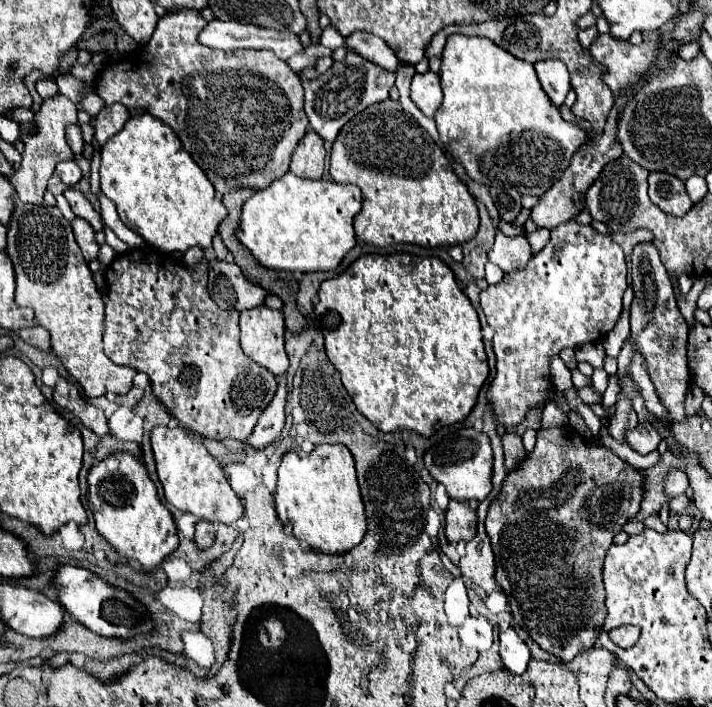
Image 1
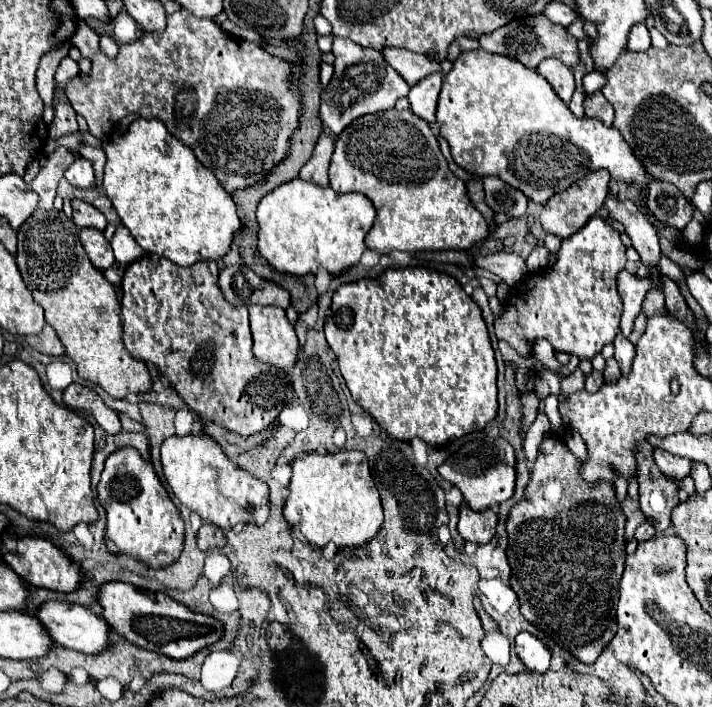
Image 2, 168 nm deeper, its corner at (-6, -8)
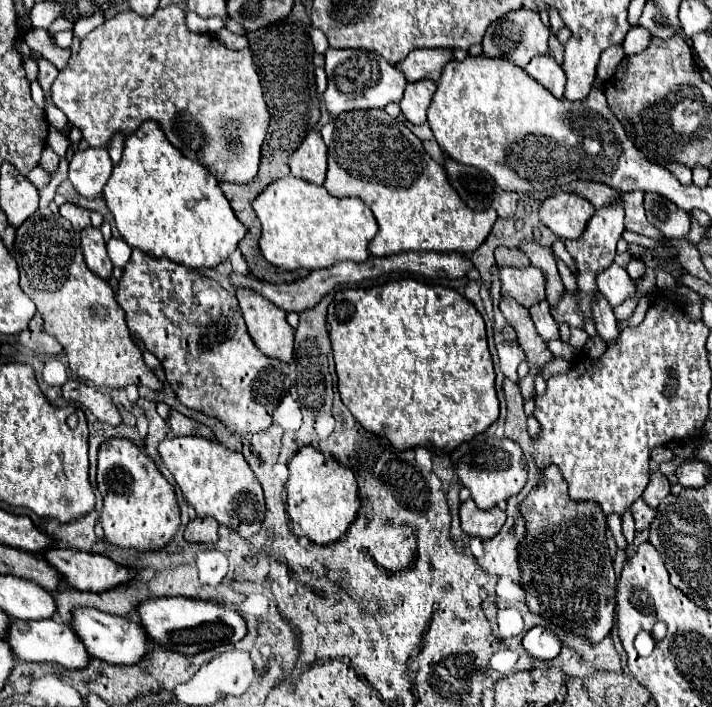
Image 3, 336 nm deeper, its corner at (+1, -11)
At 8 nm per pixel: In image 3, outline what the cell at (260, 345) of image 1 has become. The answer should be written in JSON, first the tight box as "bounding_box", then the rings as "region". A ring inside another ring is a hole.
{"bounding_box":[237,289,293,363],"region":[[[237,289],[239,307],[255,345],[273,359],[289,363],[293,357],[293,327],[285,319],[285,311],[275,307],[263,295],[249,289]]]}

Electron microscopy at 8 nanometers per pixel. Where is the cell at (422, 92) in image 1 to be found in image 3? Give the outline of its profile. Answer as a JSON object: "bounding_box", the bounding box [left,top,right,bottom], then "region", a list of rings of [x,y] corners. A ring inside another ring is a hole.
{"bounding_box":[399,79,435,125],"region":[[[431,79],[407,83],[399,107],[409,123],[423,125],[427,121],[427,107],[433,99],[433,93],[435,93],[435,83]]]}

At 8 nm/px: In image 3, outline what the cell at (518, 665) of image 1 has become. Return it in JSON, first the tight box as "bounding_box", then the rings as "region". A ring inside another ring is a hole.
{"bounding_box":[523,627,561,661],"region":[[[531,627],[525,637],[523,637],[523,647],[529,651],[529,655],[533,655],[535,659],[541,661],[549,661],[555,659],[561,651],[561,641],[555,633],[551,633],[549,629],[543,627]]]}

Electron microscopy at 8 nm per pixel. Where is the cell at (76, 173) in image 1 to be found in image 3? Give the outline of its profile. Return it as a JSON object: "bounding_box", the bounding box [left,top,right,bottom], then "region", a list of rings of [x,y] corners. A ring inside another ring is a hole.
{"bounding_box":[69,147,113,199],"region":[[[89,147],[85,151],[77,151],[69,163],[69,179],[77,193],[87,199],[95,199],[101,195],[103,185],[111,177],[113,161],[103,147]]]}

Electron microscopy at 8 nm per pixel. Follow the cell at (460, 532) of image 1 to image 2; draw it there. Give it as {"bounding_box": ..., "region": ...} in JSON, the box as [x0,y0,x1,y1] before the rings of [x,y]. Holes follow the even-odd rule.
{"bounding_box":[458,504,498,544],"region":[[[468,504],[460,506],[460,522],[458,522],[458,534],[464,538],[464,542],[474,544],[488,544],[496,532],[498,516],[494,510],[476,512],[468,508]]]}

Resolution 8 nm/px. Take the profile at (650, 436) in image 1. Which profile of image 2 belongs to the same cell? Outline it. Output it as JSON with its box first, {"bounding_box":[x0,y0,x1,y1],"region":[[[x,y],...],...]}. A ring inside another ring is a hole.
{"bounding_box":[654,448,692,480],"region":[[[654,448],[654,462],[660,468],[660,472],[664,472],[666,476],[678,478],[678,480],[682,480],[684,476],[690,474],[690,464],[692,464],[692,460],[674,456],[662,448]]]}

